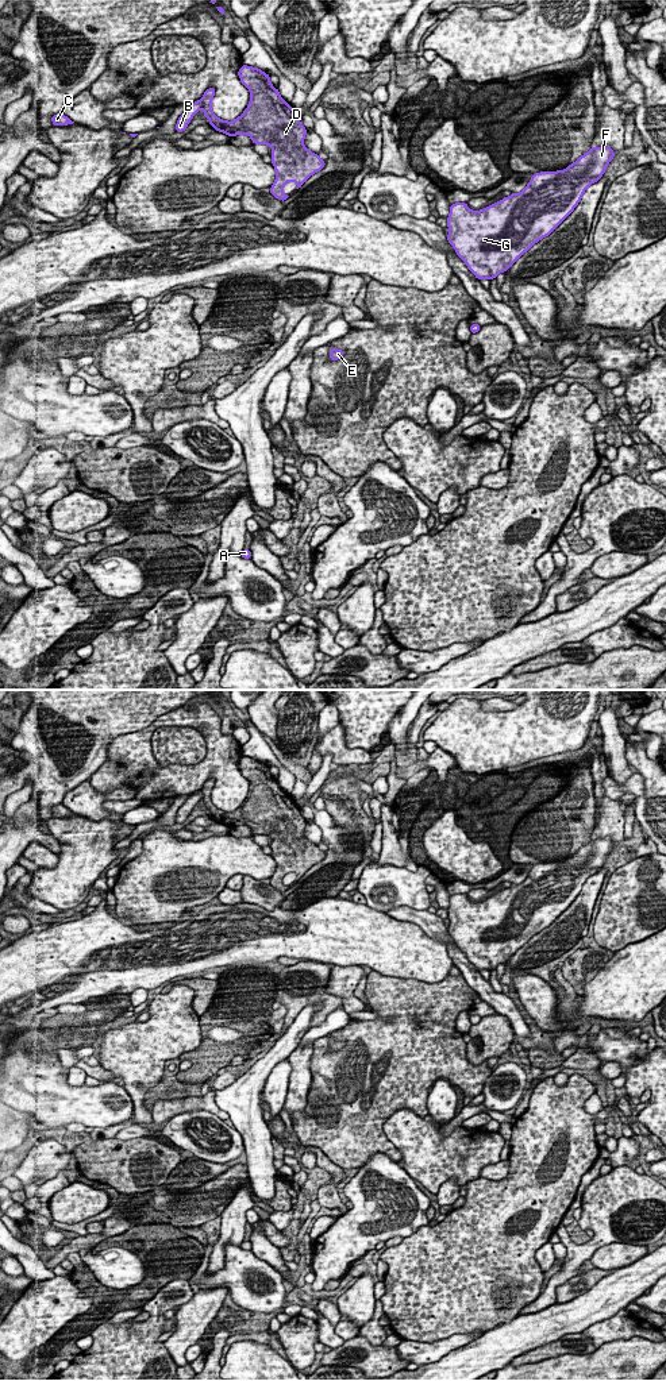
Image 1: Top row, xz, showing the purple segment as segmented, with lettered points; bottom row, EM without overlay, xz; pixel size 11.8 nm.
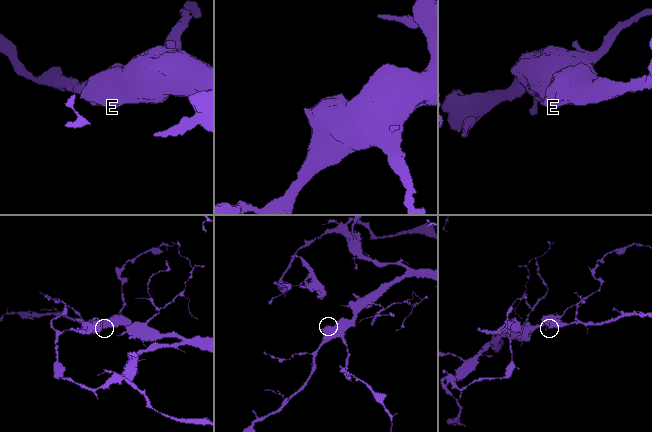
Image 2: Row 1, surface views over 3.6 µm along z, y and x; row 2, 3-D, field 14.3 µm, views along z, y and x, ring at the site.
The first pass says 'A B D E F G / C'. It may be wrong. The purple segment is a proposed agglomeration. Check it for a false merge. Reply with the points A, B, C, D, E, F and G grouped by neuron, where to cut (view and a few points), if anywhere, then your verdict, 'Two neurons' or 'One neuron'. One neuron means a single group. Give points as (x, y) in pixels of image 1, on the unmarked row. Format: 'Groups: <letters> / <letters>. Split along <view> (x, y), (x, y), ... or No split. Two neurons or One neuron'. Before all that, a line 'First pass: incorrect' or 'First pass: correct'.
First pass: incorrect
Groups: A B C E F G / D. Split along xz (200, 791), (203, 798). Two neurons

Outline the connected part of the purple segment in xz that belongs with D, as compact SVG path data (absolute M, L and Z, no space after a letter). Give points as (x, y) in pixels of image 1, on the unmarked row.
M242 756L238 767L242 776L250 782L250 794L245 803L232 813L219 810L212 803L212 790L216 780L204 783L201 792L205 810L219 823L230 829L246 825L254 836L267 836L273 840L272 856L277 868L270 877L270 886L285 892L285 875L294 872L297 880L315 864L326 857L326 852L304 837L307 819L294 801L270 774L270 767L258 759Z

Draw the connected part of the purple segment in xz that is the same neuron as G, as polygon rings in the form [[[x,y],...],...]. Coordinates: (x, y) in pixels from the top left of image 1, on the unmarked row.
[[[593,837],[565,861],[535,864],[520,884],[511,884],[481,902],[471,902],[466,894],[451,895],[447,909],[449,934],[477,971],[492,972],[574,902],[588,877],[604,867],[615,845],[611,837]]]

